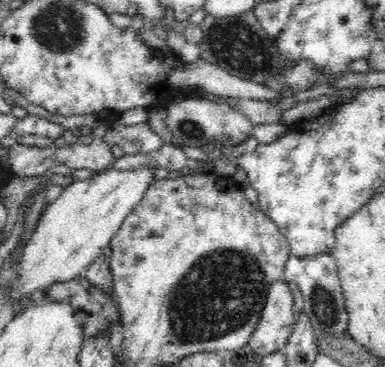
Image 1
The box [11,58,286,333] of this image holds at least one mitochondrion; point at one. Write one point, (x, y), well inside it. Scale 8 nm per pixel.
(193, 130)

